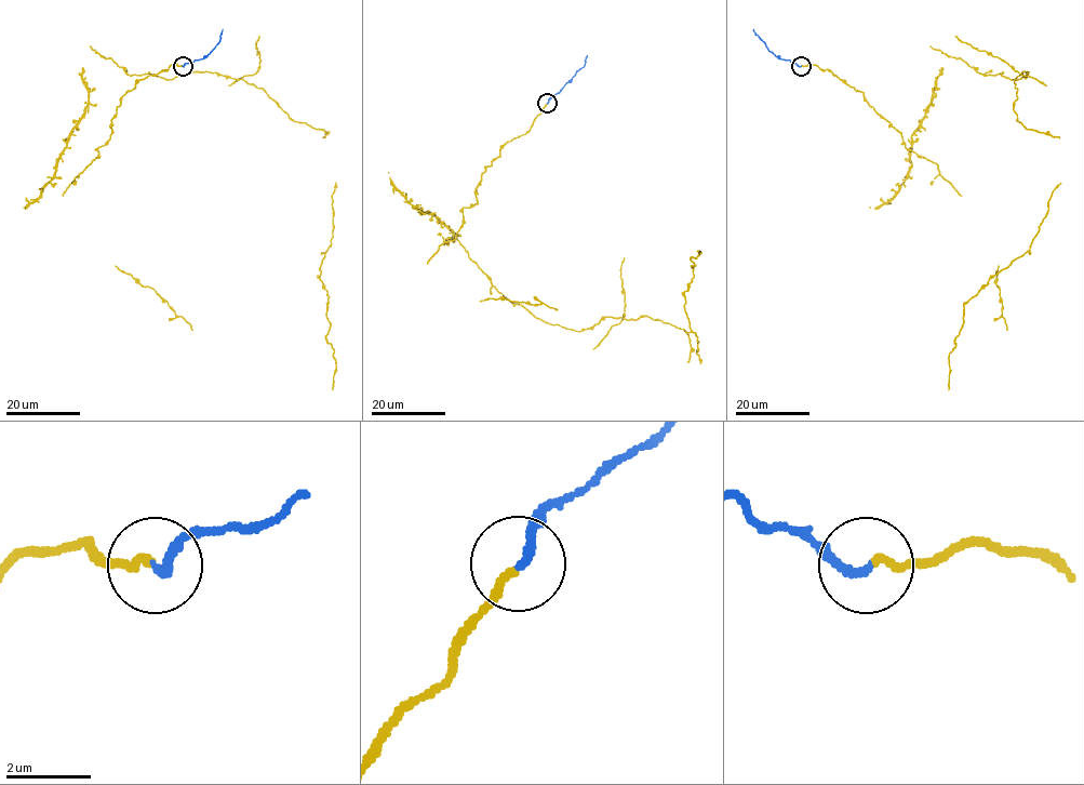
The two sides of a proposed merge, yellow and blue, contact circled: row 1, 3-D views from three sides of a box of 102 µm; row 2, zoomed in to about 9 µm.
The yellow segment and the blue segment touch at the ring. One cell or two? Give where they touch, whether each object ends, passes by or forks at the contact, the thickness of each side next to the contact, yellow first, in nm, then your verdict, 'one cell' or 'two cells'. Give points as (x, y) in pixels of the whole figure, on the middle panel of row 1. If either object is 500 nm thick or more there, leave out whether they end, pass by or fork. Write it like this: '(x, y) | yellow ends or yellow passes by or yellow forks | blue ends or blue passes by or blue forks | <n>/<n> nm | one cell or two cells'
(547, 103) | yellow ends | blue ends | 180/200 nm | one cell

